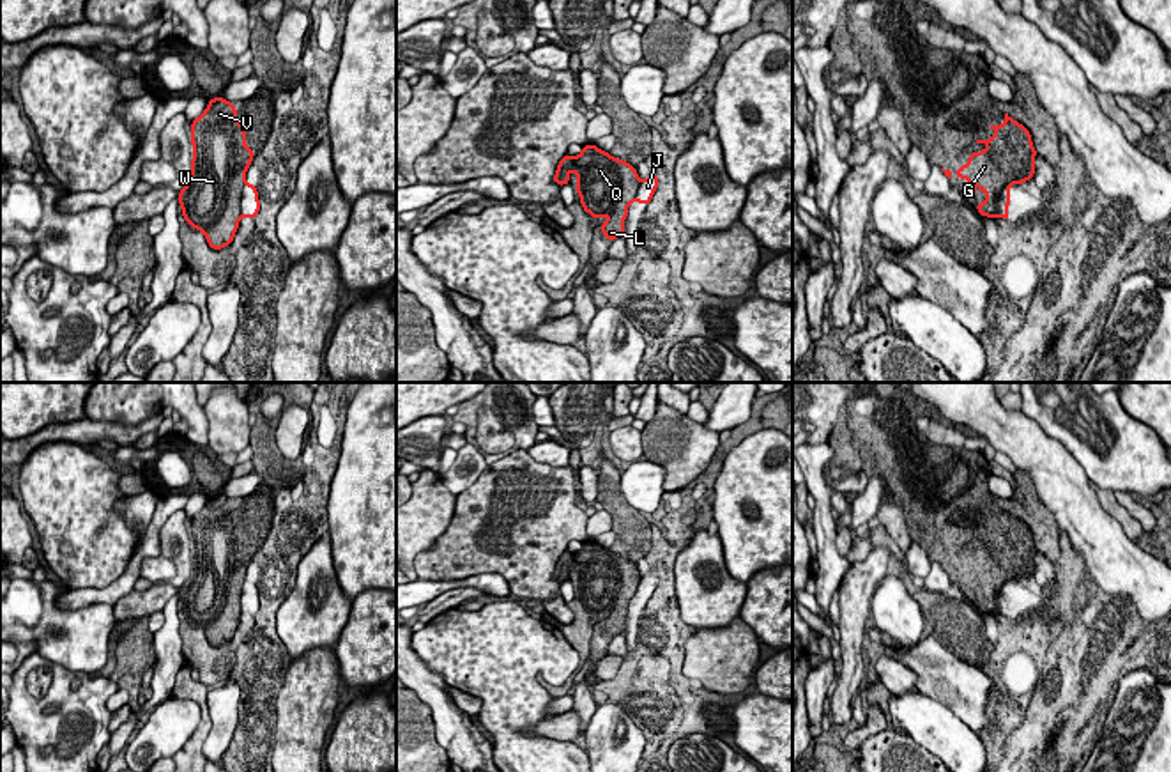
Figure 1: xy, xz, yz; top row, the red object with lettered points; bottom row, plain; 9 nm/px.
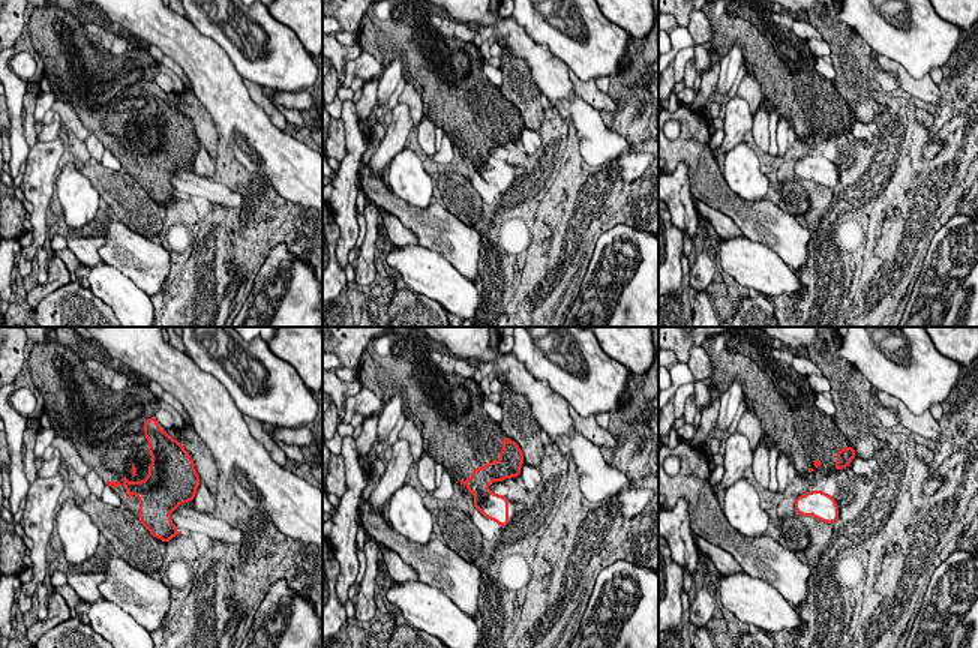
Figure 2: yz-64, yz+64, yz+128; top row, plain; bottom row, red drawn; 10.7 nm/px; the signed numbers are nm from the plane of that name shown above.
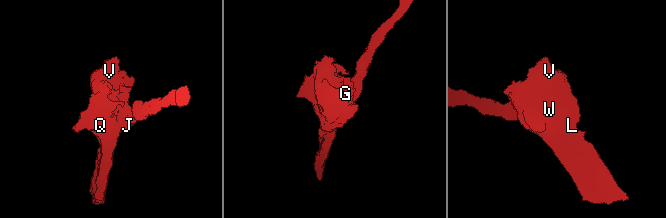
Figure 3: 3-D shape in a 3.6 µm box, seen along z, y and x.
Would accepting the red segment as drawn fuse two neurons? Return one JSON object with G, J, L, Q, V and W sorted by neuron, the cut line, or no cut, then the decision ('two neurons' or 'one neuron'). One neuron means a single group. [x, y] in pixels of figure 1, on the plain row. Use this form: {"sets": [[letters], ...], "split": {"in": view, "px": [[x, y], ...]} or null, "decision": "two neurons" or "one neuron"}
{"sets": [["G", "L", "Q", "V", "W"], ["J"]], "split": {"in": "yz", "px": [[1009, 581], [994, 597], [996, 611]]}, "decision": "two neurons"}

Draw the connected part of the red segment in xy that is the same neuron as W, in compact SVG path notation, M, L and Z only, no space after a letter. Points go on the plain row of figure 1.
M212 494L191 519L191 574L179 588L182 614L202 627L212 646L233 639L241 618L241 591L255 547L246 538L232 498Z

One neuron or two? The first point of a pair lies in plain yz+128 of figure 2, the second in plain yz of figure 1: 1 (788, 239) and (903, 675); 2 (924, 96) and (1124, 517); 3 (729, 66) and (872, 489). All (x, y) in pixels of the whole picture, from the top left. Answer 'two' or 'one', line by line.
1: two
2: one
3: one

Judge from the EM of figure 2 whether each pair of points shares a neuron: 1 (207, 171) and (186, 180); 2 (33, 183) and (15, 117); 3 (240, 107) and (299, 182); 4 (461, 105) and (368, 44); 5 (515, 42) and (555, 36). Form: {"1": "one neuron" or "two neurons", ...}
{"1": "two neurons", "2": "two neurons", "3": "one neuron", "4": "two neurons", "5": "two neurons"}

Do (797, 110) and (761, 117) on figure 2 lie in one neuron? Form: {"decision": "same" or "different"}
{"decision": "different"}

